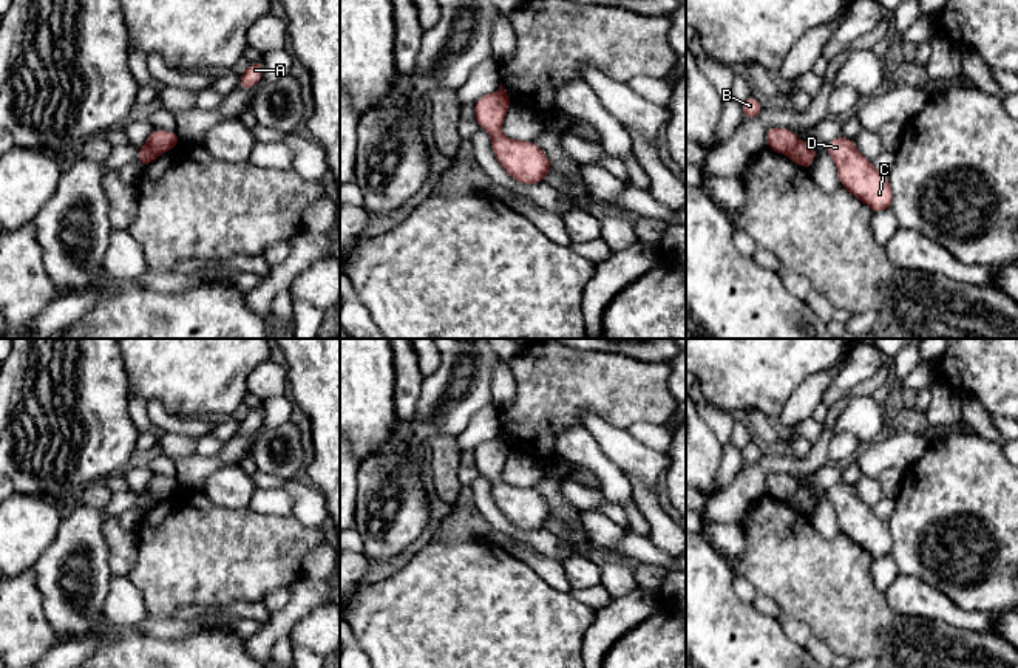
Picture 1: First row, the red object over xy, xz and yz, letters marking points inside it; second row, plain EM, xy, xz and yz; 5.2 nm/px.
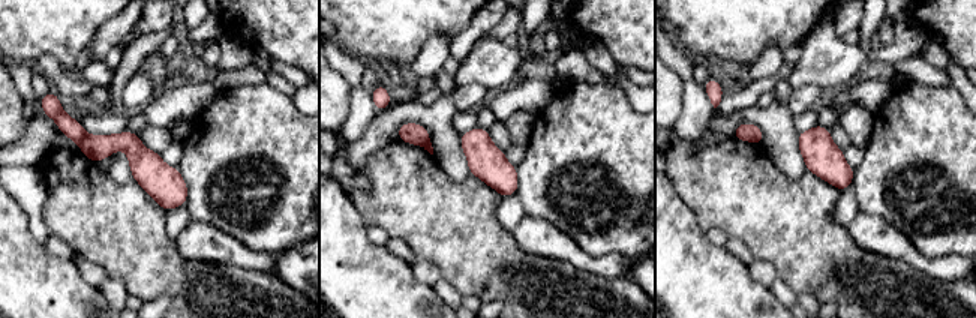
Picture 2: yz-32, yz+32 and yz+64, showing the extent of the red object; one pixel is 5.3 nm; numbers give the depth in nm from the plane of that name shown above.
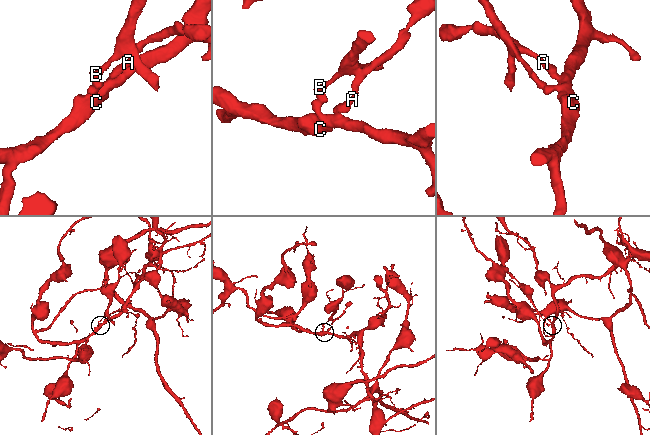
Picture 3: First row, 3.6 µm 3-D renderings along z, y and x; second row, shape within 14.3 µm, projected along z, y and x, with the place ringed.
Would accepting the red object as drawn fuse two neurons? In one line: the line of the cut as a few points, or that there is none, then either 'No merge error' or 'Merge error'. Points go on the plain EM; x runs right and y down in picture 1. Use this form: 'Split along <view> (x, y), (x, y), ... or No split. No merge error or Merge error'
Split along xy (145, 489), (159, 500). Merge error

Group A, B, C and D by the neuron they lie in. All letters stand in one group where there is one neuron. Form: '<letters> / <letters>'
A C D / B

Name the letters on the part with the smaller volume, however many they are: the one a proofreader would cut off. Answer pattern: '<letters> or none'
B

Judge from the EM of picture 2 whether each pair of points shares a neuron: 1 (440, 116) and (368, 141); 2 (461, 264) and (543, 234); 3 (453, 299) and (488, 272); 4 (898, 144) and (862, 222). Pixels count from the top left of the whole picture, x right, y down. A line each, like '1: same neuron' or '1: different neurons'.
1: same neuron
2: different neurons
3: different neurons
4: different neurons

